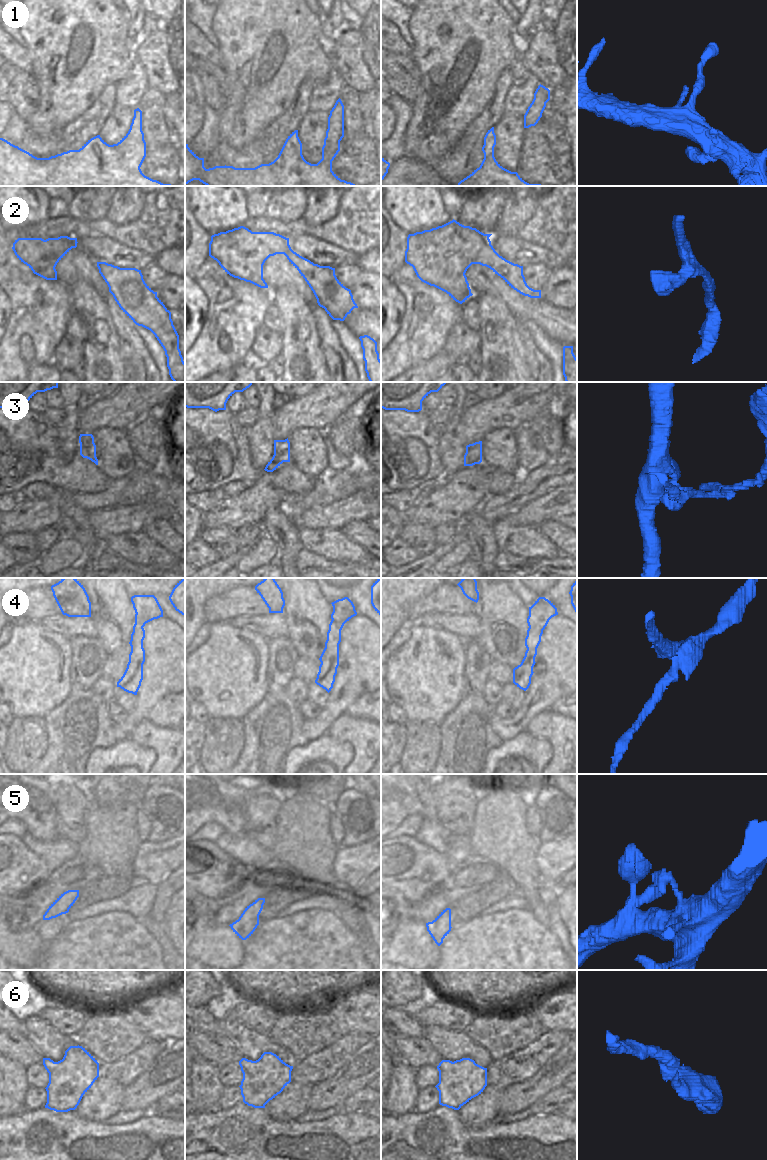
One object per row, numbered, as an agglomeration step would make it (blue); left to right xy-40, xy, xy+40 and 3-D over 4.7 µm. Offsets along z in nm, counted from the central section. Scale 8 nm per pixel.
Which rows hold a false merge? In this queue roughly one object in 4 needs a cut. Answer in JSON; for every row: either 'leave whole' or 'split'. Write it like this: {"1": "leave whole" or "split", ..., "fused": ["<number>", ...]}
{"1": "leave whole", "2": "leave whole", "3": "split", "4": "split", "5": "leave whole", "6": "leave whole", "fused": ["3", "4"]}

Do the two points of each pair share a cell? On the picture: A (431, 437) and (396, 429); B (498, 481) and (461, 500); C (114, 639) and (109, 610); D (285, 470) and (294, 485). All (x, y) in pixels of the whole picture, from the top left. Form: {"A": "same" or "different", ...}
{"A": "same", "B": "different", "C": "same", "D": "same"}

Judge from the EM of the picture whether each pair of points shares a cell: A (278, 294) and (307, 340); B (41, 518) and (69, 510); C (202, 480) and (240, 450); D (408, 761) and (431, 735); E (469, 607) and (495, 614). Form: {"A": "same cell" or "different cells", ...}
{"A": "same cell", "B": "different cells", "C": "same cell", "D": "same cell", "E": "different cells"}

